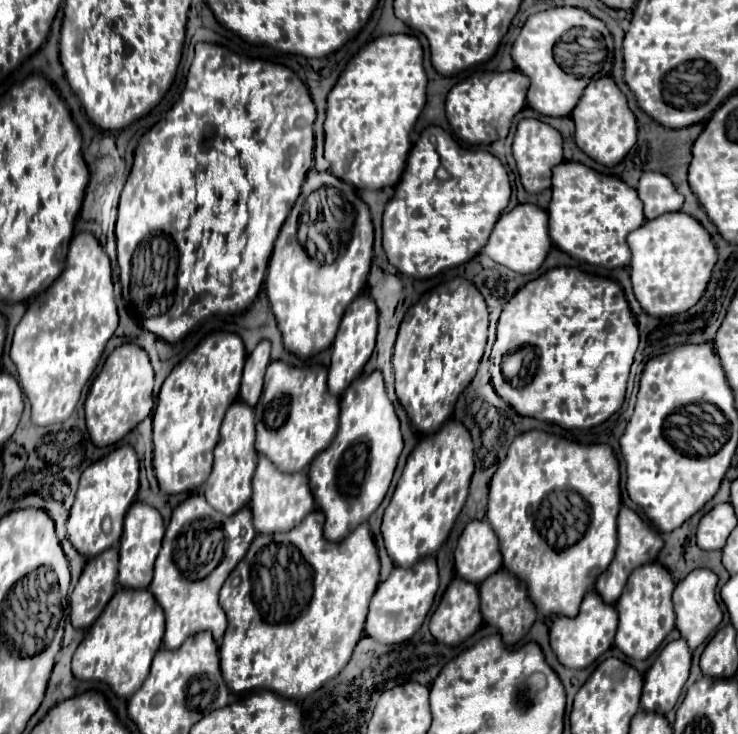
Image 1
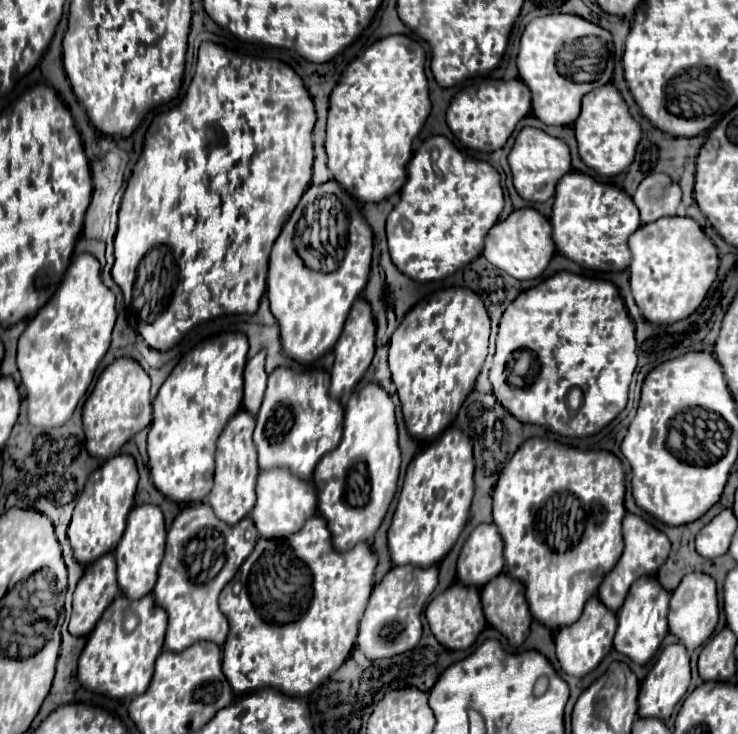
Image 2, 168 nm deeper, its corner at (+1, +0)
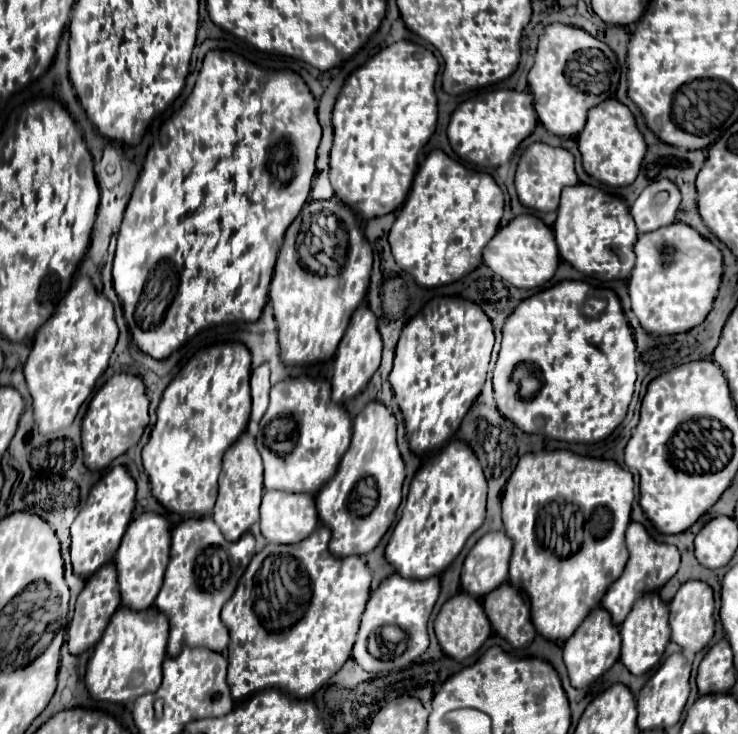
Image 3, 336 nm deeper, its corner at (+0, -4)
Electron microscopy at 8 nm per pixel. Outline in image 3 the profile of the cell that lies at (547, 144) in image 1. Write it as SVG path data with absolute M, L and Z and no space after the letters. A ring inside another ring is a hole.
M532 143L524 149L516 169L516 191L520 203L538 211L554 211L560 203L560 191L566 185L576 185L578 177L574 171L574 157L562 147L550 147L546 143Z

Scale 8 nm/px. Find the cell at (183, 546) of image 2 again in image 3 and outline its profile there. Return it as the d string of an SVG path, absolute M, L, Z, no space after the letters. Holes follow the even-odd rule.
M192 517L174 527L170 565L164 575L164 585L154 601L170 621L170 657L176 657L184 647L208 647L218 653L228 647L228 629L220 621L220 609L232 597L238 579L248 567L254 555L254 543L250 531L238 541L226 541L212 517Z

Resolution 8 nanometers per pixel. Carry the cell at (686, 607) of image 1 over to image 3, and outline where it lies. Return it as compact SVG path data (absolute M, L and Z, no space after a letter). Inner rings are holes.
M688 581L684 583L676 597L670 601L670 629L672 641L678 643L684 651L698 653L702 651L710 639L714 637L714 593L712 587L704 581Z

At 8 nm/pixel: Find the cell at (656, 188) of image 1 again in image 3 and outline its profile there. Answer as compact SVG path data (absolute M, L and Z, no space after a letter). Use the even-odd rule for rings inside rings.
M670 179L650 183L630 207L640 233L656 231L658 227L672 225L680 207L680 191Z

